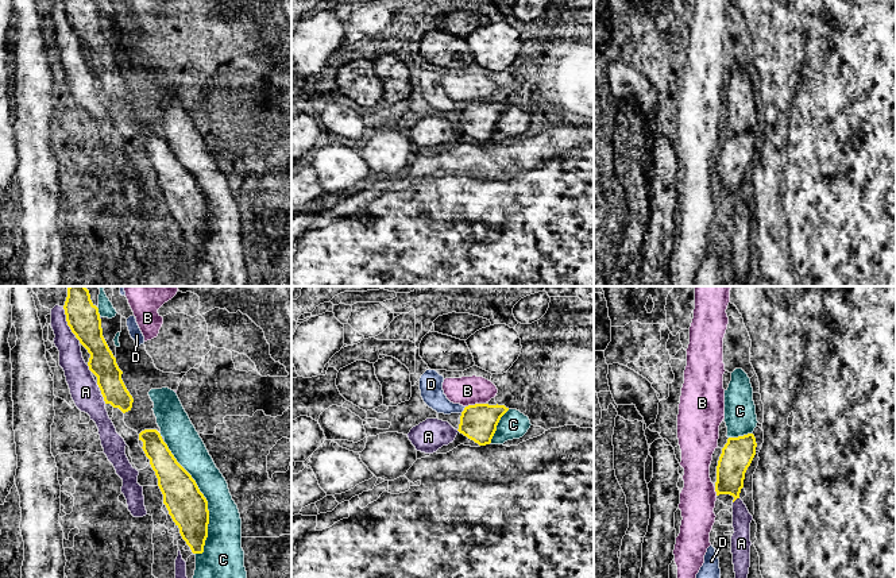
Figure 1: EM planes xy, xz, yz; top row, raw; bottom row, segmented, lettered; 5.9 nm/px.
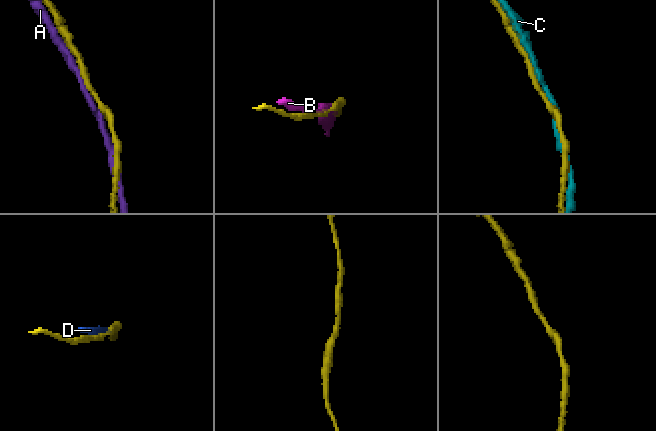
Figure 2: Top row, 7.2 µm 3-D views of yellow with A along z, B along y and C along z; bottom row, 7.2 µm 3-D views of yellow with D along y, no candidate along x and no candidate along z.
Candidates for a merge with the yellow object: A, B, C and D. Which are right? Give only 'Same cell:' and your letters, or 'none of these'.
Same cell: none of these

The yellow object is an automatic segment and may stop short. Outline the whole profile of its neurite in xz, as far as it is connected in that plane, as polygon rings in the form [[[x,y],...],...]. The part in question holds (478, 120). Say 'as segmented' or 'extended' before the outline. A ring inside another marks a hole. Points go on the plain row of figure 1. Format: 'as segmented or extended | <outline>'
as segmented | [[[475,101],[464,105],[459,130],[479,143],[491,140],[501,115],[509,108],[505,103]]]

